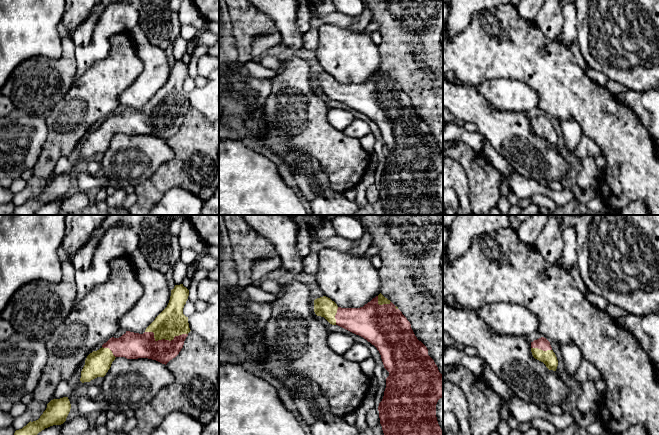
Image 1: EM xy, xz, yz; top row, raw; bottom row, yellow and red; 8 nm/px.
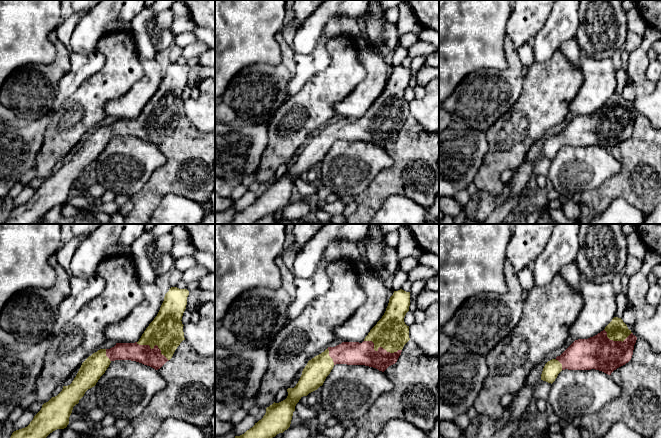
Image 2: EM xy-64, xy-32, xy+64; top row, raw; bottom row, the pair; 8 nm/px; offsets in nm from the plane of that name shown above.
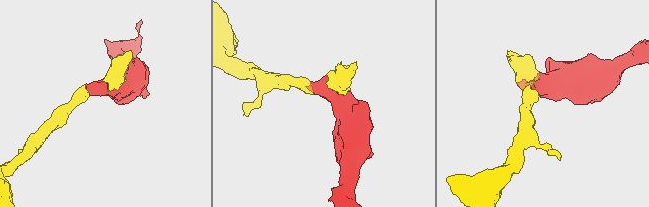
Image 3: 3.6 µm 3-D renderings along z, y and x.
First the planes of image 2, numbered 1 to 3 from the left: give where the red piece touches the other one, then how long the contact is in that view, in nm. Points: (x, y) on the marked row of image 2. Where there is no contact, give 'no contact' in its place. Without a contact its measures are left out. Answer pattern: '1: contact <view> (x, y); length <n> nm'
1: contact xy-64 (154, 345); length 300 nm
2: contact xy-32 (380, 346); length 320 nm
3: contact xy+64 (616, 340); length 220 nm

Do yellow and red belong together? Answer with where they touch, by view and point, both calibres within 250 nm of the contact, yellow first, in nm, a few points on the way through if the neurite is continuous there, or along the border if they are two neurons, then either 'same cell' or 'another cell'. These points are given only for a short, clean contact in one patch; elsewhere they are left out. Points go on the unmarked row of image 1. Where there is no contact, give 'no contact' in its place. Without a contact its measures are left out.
meets yellow in xy at (164, 114); 240 nm thick on the yellow side, 200 nm on the other; same cell

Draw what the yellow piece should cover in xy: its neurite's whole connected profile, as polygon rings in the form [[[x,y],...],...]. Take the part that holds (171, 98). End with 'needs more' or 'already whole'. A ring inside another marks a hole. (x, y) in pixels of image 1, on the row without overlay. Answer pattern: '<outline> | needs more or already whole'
[[[183,60],[175,61],[167,83],[143,110],[126,107],[119,114],[110,114],[99,126],[87,132],[80,157],[104,153],[116,133],[148,134],[165,141],[175,134],[191,107],[188,93],[183,90],[188,72],[189,66]]] | needs more

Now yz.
[[[541,113],[531,118],[531,128],[533,133],[543,138],[549,146],[556,147],[558,136],[546,114]]] | needs more

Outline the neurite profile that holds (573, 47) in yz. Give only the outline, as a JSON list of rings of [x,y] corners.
[[[577,42],[571,43],[568,46],[568,49],[572,52],[575,61],[577,63],[577,65],[584,71],[586,72],[589,69],[588,64],[586,63],[585,59],[583,58],[581,52],[580,52],[580,48]]]

